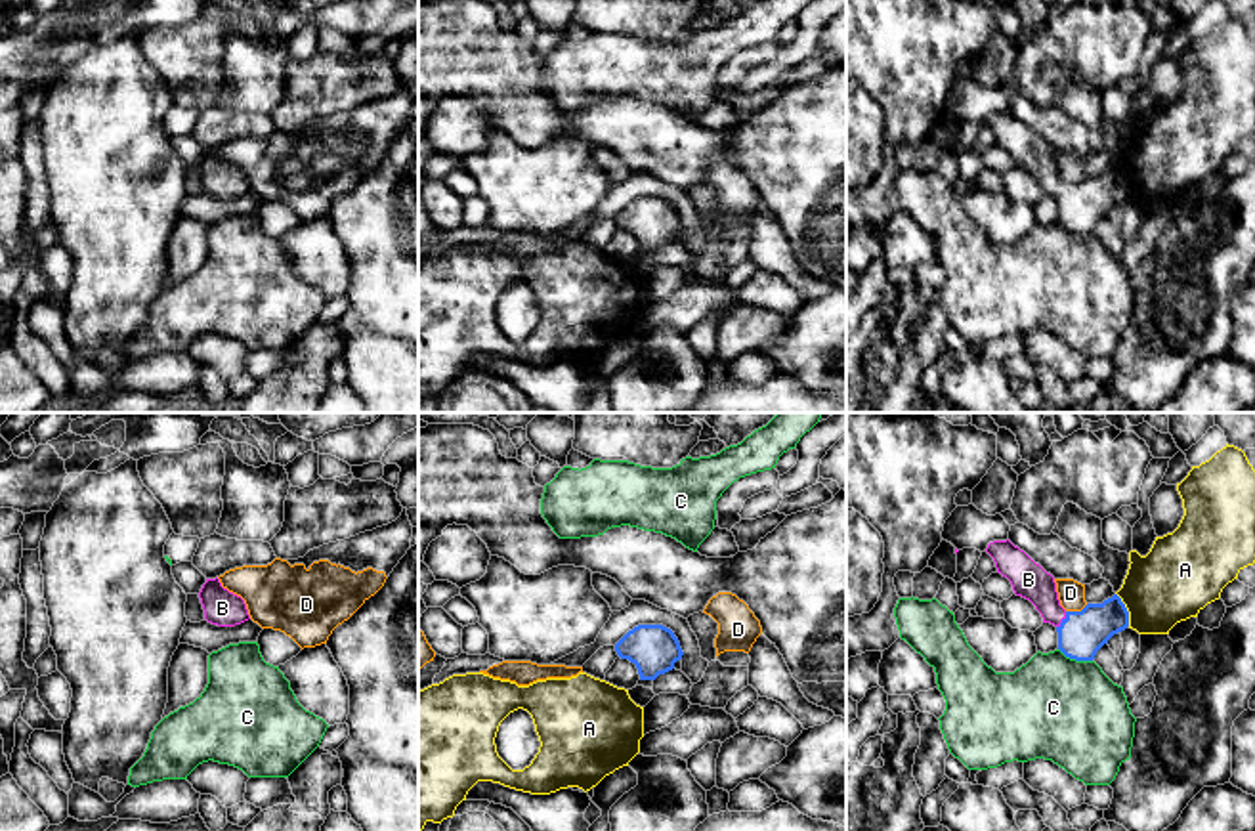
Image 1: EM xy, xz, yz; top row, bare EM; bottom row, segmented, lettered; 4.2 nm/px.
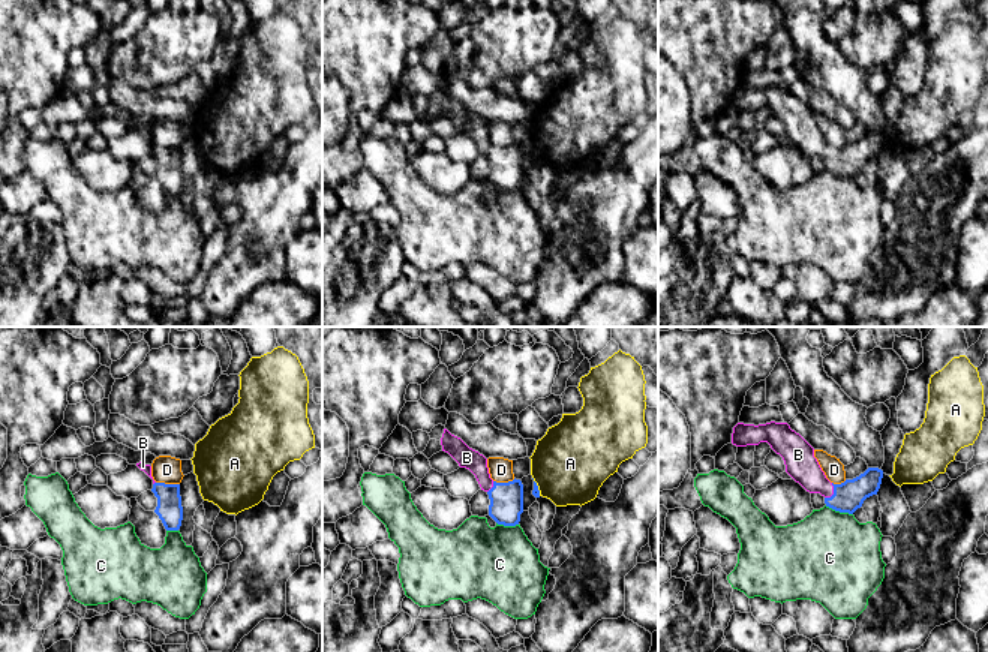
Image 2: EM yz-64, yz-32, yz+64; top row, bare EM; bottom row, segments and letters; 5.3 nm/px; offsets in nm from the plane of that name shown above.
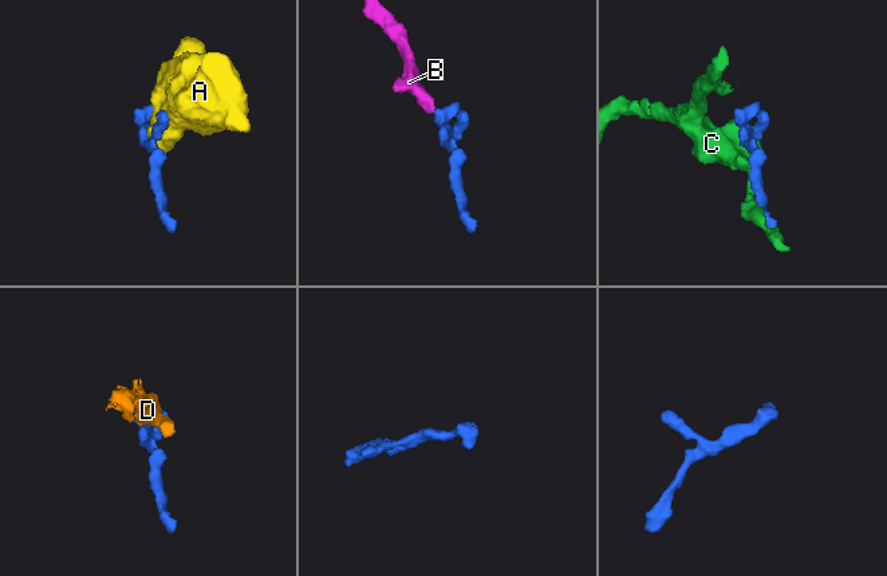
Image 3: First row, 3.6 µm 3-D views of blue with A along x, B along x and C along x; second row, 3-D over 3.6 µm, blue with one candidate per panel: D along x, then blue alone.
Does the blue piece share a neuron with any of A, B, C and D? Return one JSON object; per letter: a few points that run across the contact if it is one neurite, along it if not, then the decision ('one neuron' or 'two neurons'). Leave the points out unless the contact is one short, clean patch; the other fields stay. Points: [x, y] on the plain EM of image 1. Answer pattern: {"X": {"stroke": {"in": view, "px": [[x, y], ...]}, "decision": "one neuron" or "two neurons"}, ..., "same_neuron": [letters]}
{"A": {"decision": "two neurons"}, "B": {"stroke": {"in": "yz", "px": [[1082, 205], [1064, 191], [1028, 151]]}, "decision": "one neuron"}, "C": {"decision": "two neurons"}, "D": {"stroke": {"in": "yz", "px": [[1087, 176], [1066, 184]]}, "decision": "two neurons"}, "same_neuron": ["B"]}

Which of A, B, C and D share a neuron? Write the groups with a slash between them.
A / B / C / D

